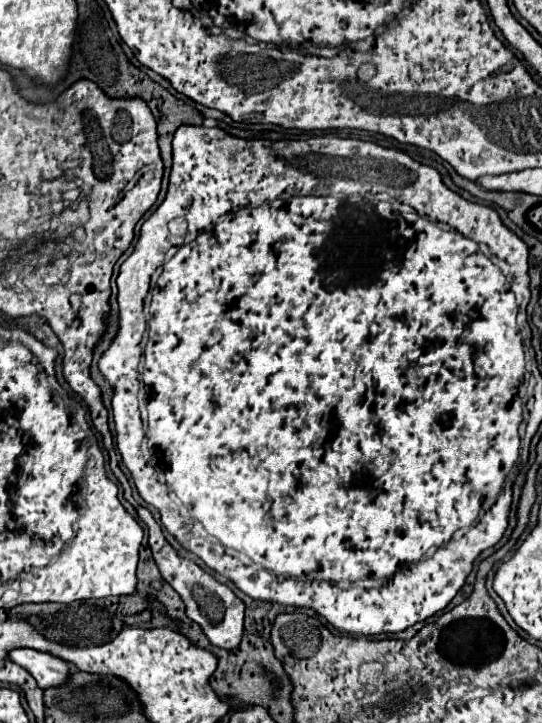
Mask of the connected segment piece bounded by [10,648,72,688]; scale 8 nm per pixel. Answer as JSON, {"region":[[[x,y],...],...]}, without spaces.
{"region":[[[30,648],[12,650],[10,658],[12,658],[12,662],[24,666],[36,678],[40,688],[62,686],[64,682],[68,682],[68,676],[72,674],[70,666],[64,660],[44,654],[44,652],[30,650]]]}

